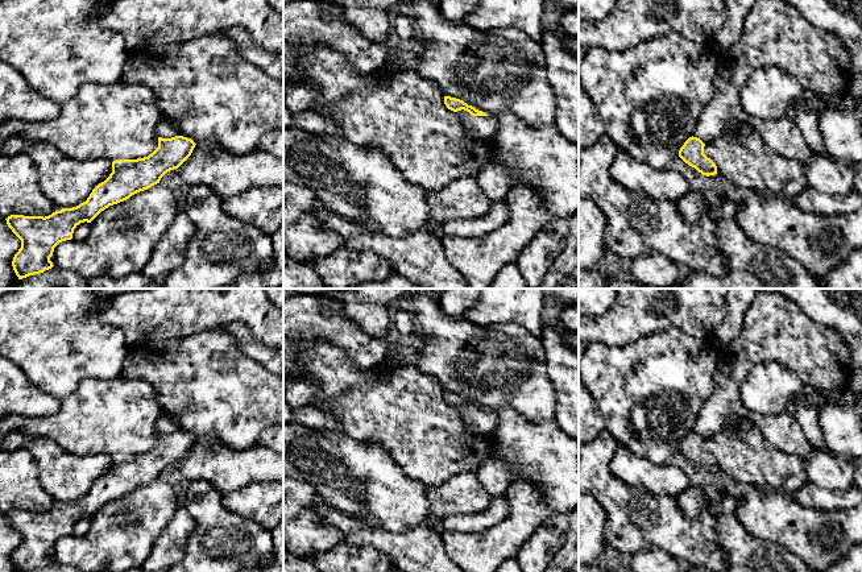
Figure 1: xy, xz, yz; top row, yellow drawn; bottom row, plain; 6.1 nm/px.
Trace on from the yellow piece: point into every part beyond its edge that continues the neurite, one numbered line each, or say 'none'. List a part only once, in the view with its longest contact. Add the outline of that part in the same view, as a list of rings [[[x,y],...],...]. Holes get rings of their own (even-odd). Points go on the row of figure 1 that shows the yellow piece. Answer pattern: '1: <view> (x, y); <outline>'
1: xz (483, 127); [[[464,109],[457,111],[456,115],[459,116],[461,125],[472,136],[484,141],[492,141],[492,138],[494,137],[498,128],[496,119],[489,116],[472,116]]]

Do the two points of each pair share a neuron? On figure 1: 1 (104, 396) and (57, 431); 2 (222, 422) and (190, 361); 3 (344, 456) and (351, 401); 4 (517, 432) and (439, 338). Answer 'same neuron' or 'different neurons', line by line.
1: same neuron
2: same neuron
3: different neurons
4: different neurons

